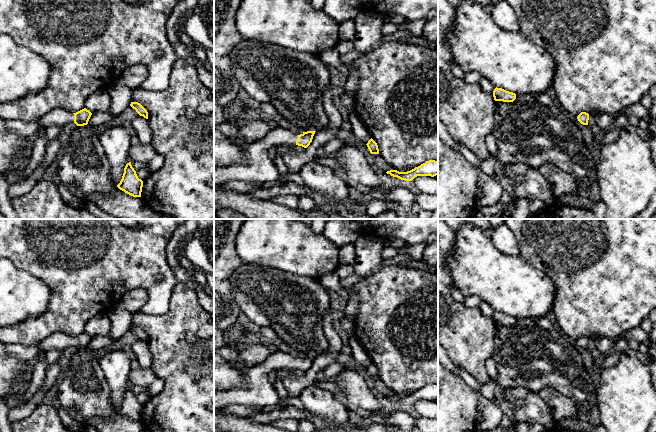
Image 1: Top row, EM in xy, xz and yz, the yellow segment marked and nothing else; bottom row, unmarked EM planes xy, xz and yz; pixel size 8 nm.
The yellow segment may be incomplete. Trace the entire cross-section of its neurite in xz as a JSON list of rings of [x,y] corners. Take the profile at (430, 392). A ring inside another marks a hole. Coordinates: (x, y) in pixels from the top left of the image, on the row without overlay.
[[[429,384],[414,393],[407,396],[399,396],[397,394],[390,394],[386,396],[393,401],[401,404],[412,405],[417,400],[431,400],[438,399],[438,385]]]

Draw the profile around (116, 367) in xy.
[[[125,349],[111,351],[100,359],[100,366],[110,388],[110,401],[116,409],[120,407],[124,392],[130,386],[128,375],[131,360]]]

